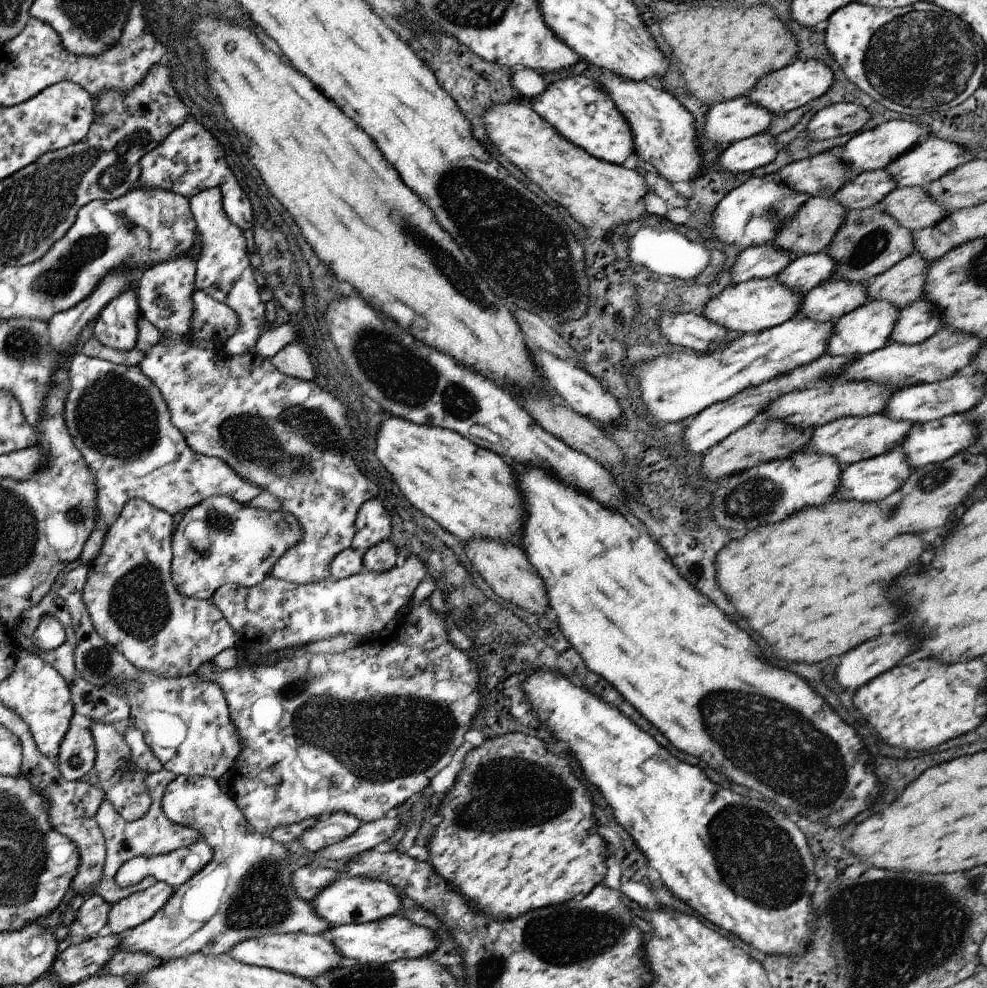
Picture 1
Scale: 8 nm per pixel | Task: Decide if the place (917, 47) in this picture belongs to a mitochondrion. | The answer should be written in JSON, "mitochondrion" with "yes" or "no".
{"mitochondrion":"yes"}

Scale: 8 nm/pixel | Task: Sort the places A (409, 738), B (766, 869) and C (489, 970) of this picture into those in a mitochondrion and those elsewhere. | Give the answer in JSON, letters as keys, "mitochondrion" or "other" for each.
{"A":"mitochondrion","B":"mitochondrion","C":"mitochondrion"}

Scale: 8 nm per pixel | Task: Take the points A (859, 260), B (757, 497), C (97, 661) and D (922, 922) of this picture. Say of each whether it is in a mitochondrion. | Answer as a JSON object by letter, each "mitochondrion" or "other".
{"A":"mitochondrion","B":"mitochondrion","C":"mitochondrion","D":"mitochondrion"}

